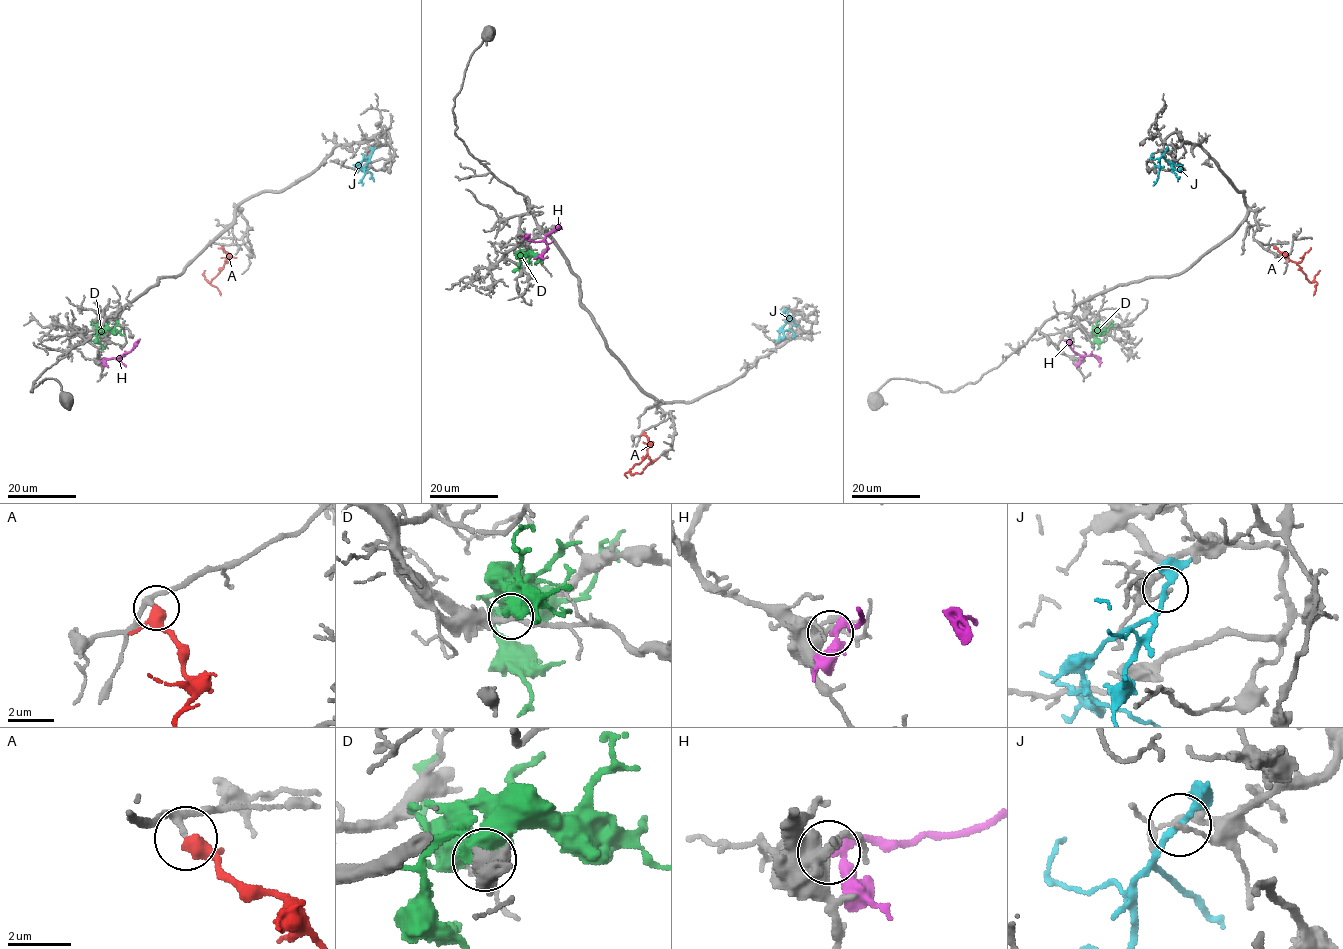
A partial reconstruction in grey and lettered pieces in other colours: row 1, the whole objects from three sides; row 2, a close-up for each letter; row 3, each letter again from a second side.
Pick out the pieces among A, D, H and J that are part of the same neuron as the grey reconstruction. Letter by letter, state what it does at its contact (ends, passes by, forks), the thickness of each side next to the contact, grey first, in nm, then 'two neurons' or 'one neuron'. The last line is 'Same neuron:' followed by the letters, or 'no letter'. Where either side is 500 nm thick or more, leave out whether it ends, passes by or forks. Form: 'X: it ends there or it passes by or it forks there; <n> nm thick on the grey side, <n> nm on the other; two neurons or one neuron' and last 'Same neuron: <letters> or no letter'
A: it passes by; 200 nm thick on the grey side, 360 nm on the other; one neuron
D: 240 nm thick on the grey side, 500 nm on the other; two neurons
H: it passes by; 480 nm thick on the grey side, 240 nm on the other; two neurons
J: it passes by; 130 nm thick on the grey side, 220 nm on the other; two neurons
Same neuron: A

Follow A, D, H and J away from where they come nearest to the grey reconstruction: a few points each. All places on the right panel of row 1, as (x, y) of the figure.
A: (1274, 246), (1296, 263), (1310, 282), (1316, 282), (1313, 295)
D: (1096, 334), (1093, 331), (1099, 345), (1097, 349)
H: (1079, 360), (1083, 357), (1071, 348), (1070, 339)
J: (1165, 152), (1162, 156), (1178, 179)

